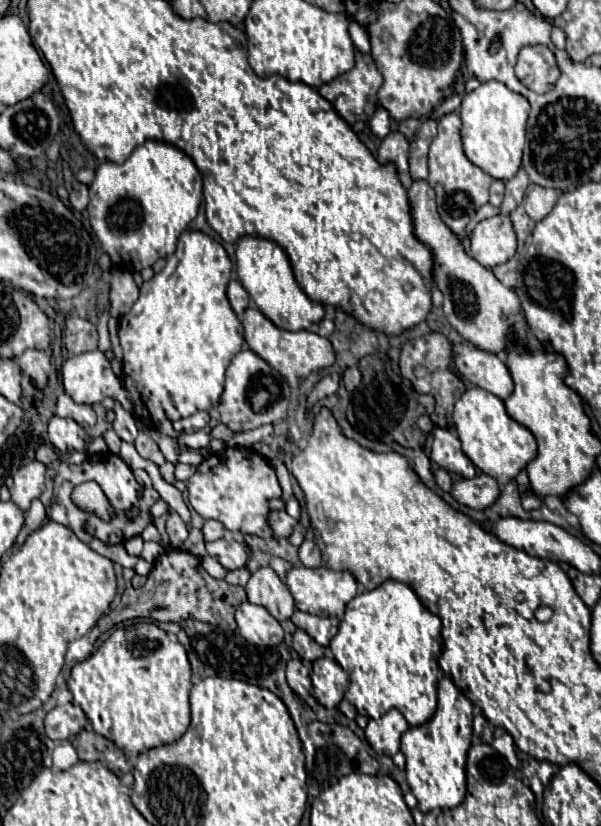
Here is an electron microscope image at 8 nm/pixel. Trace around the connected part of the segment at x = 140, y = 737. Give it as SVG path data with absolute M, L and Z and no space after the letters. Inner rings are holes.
M132 623L116 627L88 659L72 667L68 679L68 689L74 697L74 703L82 707L94 731L116 743L116 747L120 747L130 761L136 759L142 751L174 743L184 735L190 725L190 687L190 663L182 643L174 641L154 623Z

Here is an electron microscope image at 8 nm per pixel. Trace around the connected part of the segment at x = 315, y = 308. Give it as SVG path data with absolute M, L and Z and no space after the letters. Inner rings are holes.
M250 235L242 237L236 245L236 271L244 289L250 293L250 299L276 327L286 331L300 331L310 329L312 323L322 321L324 307L308 299L308 295L298 287L288 255L274 241Z

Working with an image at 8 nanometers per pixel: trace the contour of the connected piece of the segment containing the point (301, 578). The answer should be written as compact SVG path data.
M292 567L286 575L286 585L300 611L320 615L320 617L342 619L346 603L358 595L358 583L350 571L332 571L328 567L314 567L314 569Z

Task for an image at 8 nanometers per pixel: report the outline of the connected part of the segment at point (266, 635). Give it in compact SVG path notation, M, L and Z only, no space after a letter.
M242 603L236 609L236 623L240 635L258 647L276 647L284 641L284 629L280 623L264 609L252 603Z

